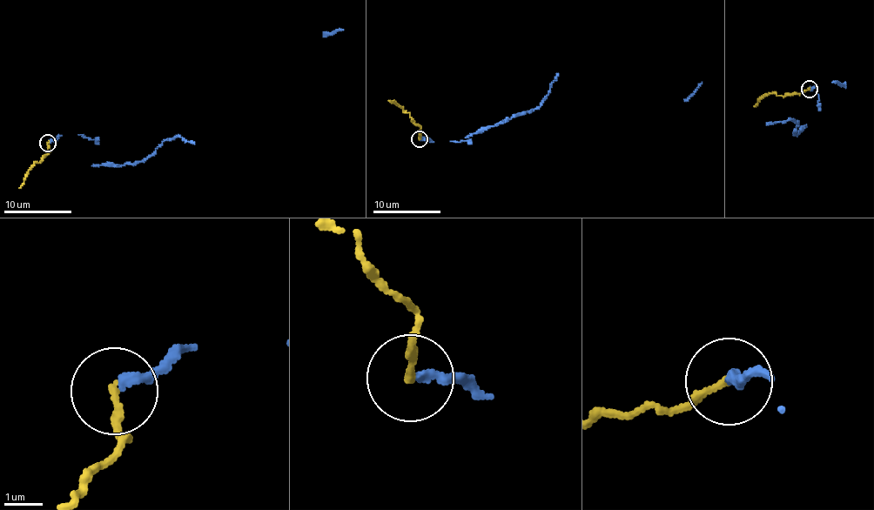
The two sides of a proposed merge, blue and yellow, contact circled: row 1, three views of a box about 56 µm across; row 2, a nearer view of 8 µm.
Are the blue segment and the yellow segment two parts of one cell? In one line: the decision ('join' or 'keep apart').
join

